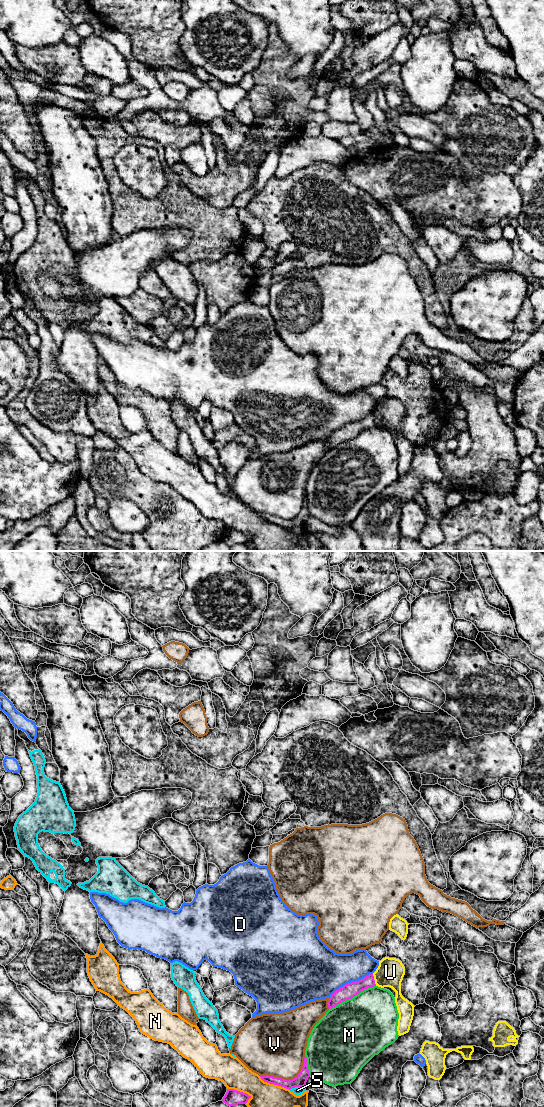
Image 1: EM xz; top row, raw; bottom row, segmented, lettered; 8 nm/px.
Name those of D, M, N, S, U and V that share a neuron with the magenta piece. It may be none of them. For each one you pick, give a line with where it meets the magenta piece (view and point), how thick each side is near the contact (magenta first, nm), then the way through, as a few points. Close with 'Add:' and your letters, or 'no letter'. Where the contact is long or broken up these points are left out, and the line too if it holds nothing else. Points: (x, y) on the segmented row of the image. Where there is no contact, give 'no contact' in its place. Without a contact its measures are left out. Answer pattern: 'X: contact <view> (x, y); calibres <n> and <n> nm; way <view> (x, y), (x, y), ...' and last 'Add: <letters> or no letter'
Add: no letter

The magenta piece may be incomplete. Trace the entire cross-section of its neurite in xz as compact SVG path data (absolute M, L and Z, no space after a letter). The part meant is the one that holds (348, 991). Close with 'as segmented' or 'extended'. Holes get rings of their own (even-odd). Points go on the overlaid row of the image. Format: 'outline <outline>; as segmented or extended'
outline M369 974L359 981L348 983L331 995L328 1001L328 1007L331 1009L341 1002L352 999L361 991L374 986L376 986L376 984L373 974Z; as segmented

